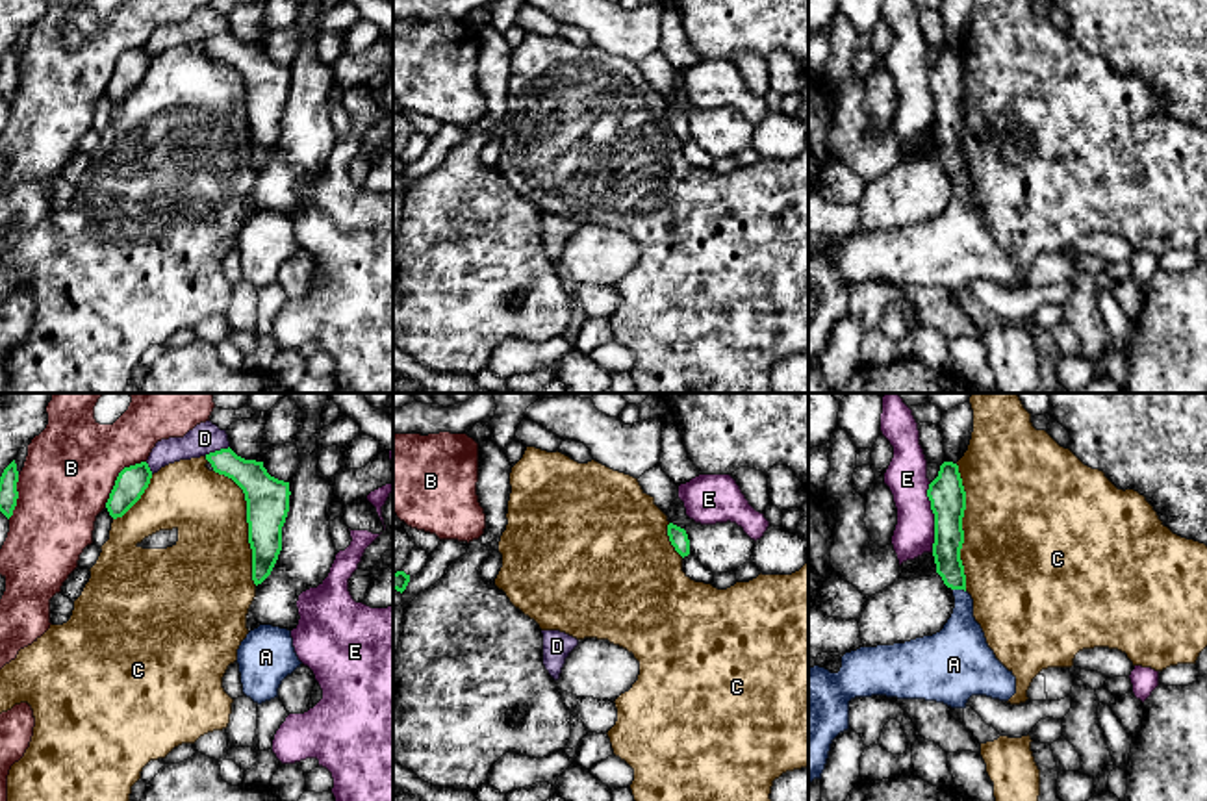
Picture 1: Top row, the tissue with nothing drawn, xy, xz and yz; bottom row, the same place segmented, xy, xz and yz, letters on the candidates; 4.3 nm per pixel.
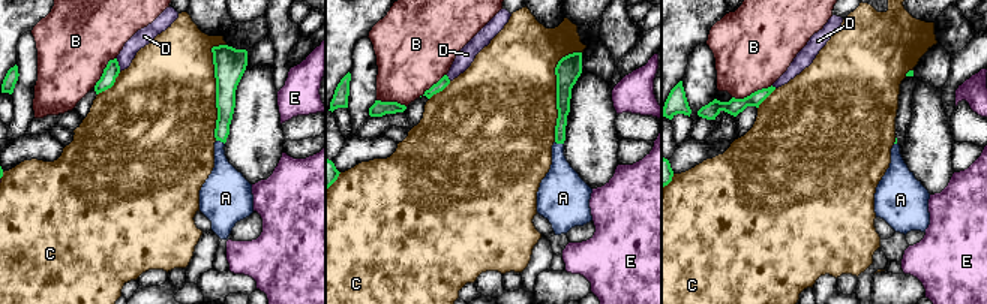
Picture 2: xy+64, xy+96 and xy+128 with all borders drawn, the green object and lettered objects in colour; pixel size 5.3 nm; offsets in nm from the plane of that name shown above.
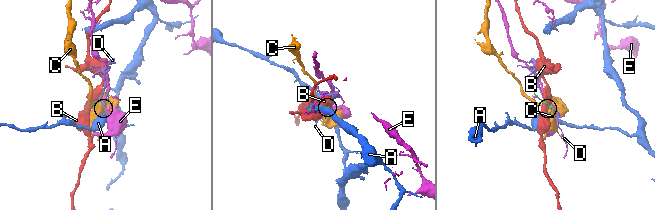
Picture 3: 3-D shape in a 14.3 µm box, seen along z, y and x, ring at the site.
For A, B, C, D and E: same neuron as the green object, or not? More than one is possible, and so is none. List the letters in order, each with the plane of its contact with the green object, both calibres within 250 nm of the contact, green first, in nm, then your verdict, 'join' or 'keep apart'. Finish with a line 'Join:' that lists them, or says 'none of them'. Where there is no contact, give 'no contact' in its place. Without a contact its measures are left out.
A: meets green in yz; 130 nm thick on the green side, 220 nm on the other; join
B: meets green in xy; 140 nm thick on the green side, 400 nm on the other; keep apart
C: meets green in yz; 160 nm thick on the green side, 480 nm on the other; keep apart
D: meets green in xy; 150 nm thick on the green side, 140 nm on the other; keep apart
E: meets green in yz; 160 nm thick on the green side, 180 nm on the other; keep apart
Join: A

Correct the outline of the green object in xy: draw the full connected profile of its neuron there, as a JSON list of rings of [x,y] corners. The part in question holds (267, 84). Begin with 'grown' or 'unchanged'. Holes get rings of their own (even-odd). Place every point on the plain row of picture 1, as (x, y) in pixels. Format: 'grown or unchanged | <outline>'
unchanged | [[[230,32],[206,39],[213,56],[232,63],[245,78],[252,165],[261,169],[282,135],[282,111],[289,96],[289,67],[267,57],[263,46],[245,44]]]

